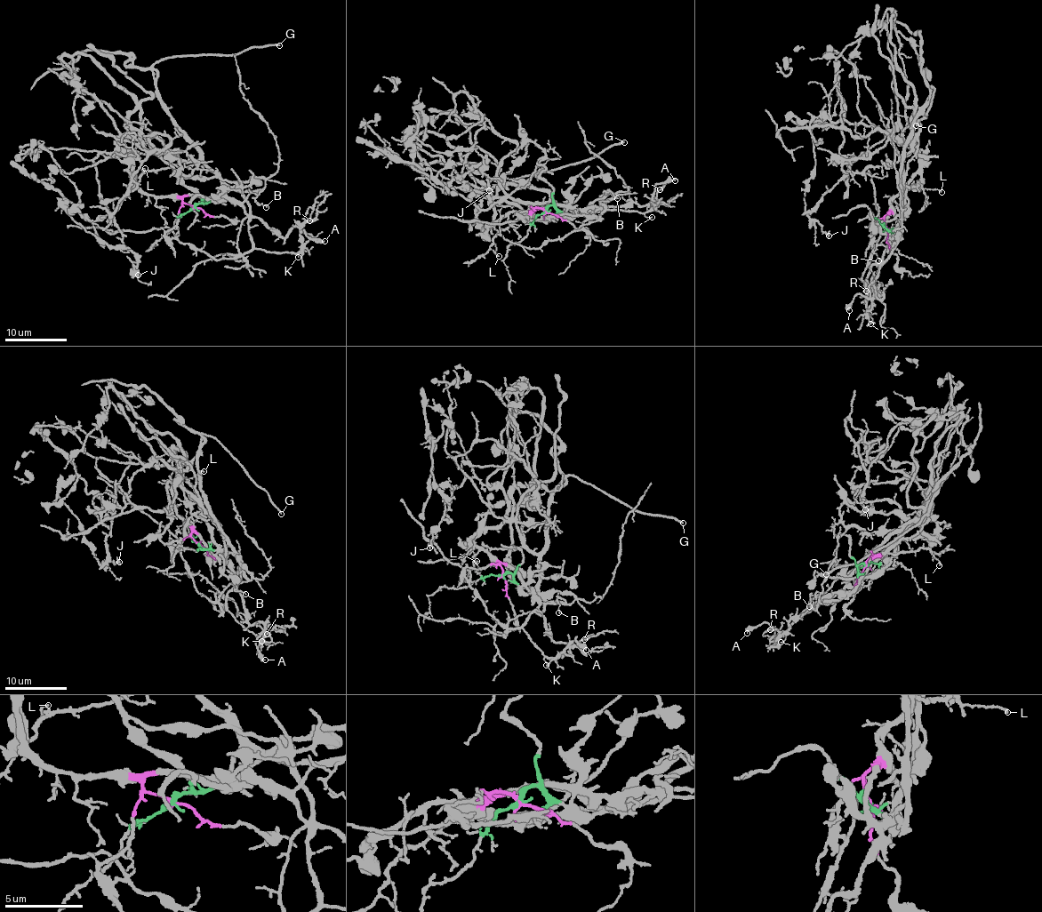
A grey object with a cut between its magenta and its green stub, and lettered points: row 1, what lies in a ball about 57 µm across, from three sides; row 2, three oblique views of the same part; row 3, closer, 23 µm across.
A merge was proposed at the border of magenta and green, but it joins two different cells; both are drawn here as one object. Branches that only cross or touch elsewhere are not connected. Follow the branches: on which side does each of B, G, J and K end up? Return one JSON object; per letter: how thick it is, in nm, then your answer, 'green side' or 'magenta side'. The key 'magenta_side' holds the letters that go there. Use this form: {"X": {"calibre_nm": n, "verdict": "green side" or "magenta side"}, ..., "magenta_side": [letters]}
{"B": {"calibre_nm": 100, "verdict": "green side"}, "G": {"calibre_nm": 190, "verdict": "green side"}, "J": {"calibre_nm": 220, "verdict": "magenta side"}, "K": {"calibre_nm": 100, "verdict": "green side"}, "magenta_side": ["J"]}

